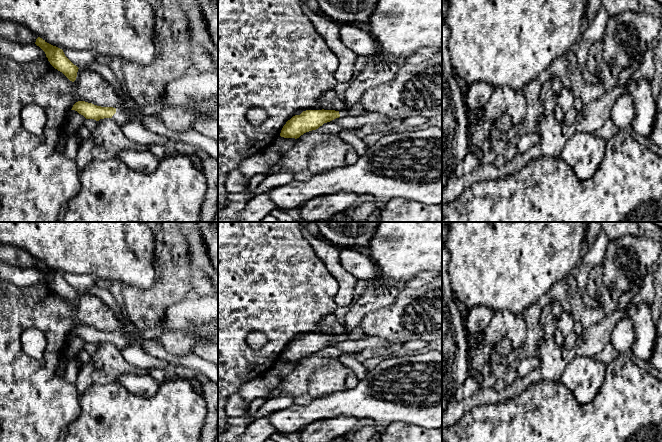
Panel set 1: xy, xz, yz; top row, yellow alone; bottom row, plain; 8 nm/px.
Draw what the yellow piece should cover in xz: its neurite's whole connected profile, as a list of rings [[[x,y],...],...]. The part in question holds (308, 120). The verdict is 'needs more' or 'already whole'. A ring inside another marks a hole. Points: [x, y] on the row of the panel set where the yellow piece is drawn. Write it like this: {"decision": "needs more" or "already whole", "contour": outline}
{"decision": "needs more", "contour": [[[348,106],[344,110],[306,110],[300,115],[293,116],[283,126],[280,136],[284,138],[299,138],[306,132],[316,130],[324,123],[339,117],[348,117]]]}

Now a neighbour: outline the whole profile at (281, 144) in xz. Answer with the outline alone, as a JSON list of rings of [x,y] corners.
[[[279,136],[271,146],[271,148],[281,155],[283,155],[286,151],[291,149],[297,142],[295,138],[284,138]]]

